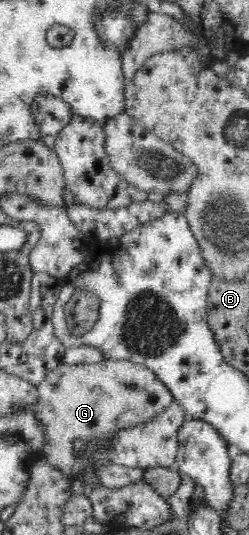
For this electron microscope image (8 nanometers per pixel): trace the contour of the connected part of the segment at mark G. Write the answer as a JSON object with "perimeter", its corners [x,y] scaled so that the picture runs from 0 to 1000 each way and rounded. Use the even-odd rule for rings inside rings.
{"perimeter":[[[422,669],[402,677],[237,677],[149,718],[157,733],[145,751],[145,772],[189,800],[189,832],[173,836],[173,854],[213,871],[237,871],[277,890],[313,888],[321,873],[345,858],[321,854],[293,837],[297,824],[317,819],[426,819],[466,802],[494,796],[598,787],[647,768],[663,768],[699,748],[695,736],[655,716],[655,710],[590,682],[558,682],[510,671]]]}

